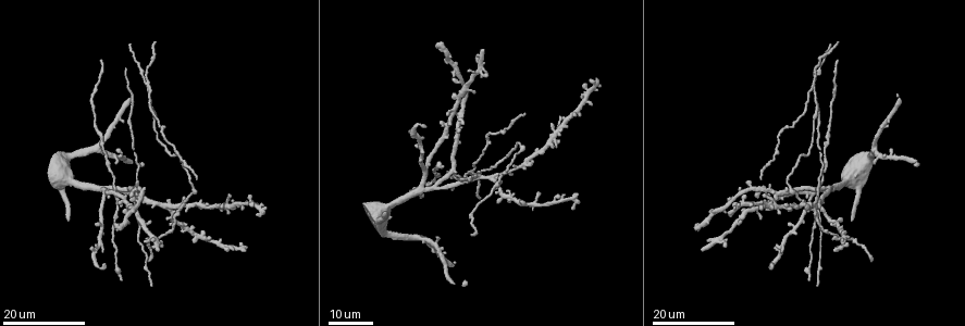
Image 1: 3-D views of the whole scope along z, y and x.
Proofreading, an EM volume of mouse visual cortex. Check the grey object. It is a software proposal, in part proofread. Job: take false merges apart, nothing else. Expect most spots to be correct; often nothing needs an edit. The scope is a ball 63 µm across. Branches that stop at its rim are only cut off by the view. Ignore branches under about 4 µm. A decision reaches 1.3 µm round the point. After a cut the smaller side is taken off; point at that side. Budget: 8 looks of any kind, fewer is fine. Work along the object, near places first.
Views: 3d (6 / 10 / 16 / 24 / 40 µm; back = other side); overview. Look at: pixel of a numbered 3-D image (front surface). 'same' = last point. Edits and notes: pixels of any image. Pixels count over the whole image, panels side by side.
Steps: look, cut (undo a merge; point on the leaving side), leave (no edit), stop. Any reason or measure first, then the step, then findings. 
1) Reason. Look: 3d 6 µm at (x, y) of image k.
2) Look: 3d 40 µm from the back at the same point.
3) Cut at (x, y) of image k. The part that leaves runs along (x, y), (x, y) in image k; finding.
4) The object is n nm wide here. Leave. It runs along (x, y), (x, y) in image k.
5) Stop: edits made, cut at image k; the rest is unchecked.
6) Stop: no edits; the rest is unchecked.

Thin arm on a thick one. Look: 3d 16 µm at (439, 181) of image 1.

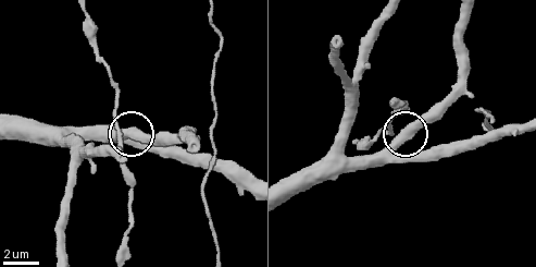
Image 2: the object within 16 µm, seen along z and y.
Look: 3d 10 µm at (129, 135) of image 2.

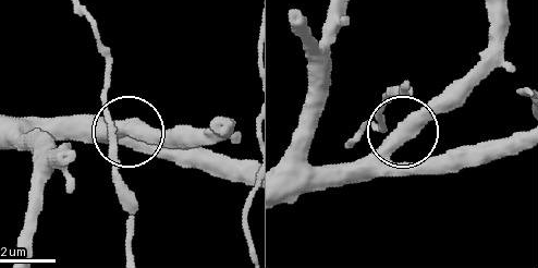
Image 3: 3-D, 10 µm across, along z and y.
The side arm is 38 µm long. Leave. It runs along (522, 142), (403, 163), (389, 149), (399, 128), (381, 113) in image 3; all the same cell.

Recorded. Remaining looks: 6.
Look: 3d 16 µm at (813, 87) of image 1.

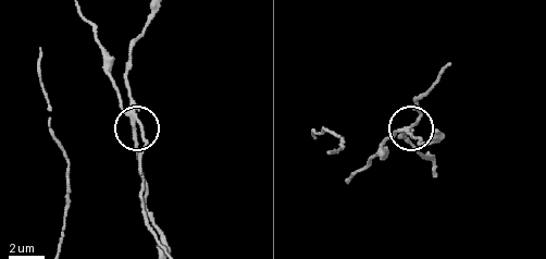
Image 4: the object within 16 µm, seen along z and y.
Look: 3d 6 µm at (412, 126) of image 4.

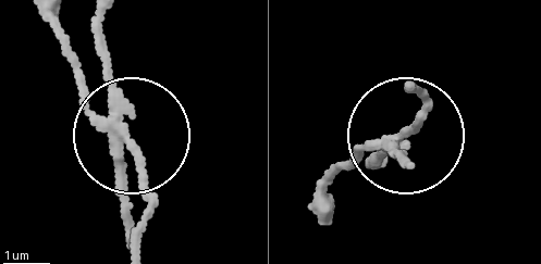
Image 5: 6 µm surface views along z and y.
4 arms meet here. Cut at (81, 71) of image 5. Two cells meet here.

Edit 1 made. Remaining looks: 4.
Three-way junction. Look: 3d 24 µm at (813, 210) of image 1.

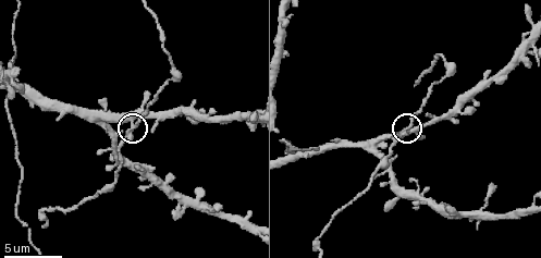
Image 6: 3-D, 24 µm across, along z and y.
Look: 3d 6 µm at (405, 130) of image 6.

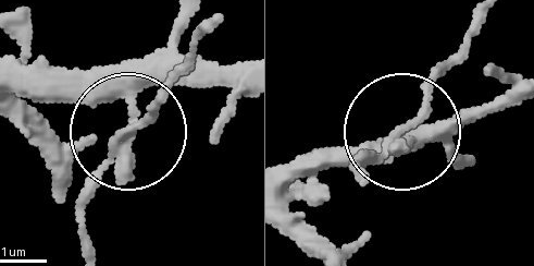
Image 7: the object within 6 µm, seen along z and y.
3 arms meet here. Leave. It runs along (485, 13), (411, 118), (352, 165) in image 7; all the same cell.

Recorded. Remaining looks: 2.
Two arms in line, one across. Look: 3d 16 µm at (818, 190) of image 1.

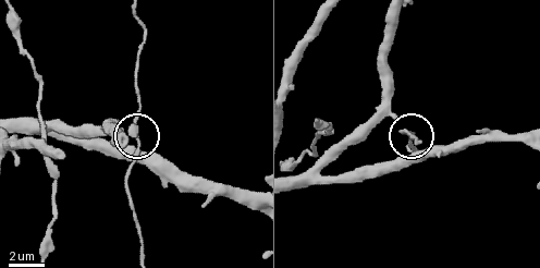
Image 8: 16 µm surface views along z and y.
Look: 3d 6 µm at the same point.

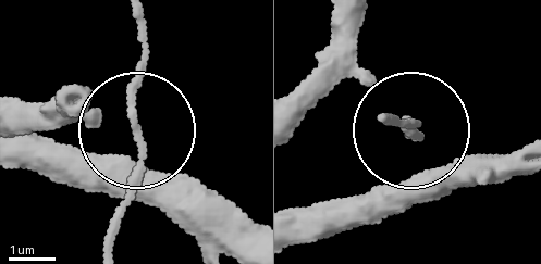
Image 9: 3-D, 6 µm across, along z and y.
The side arm is 27 µm long. Leave. Continuous, no second cell.

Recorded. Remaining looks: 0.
Stop: edits made, cut at image 5; the rest is unchecked.

